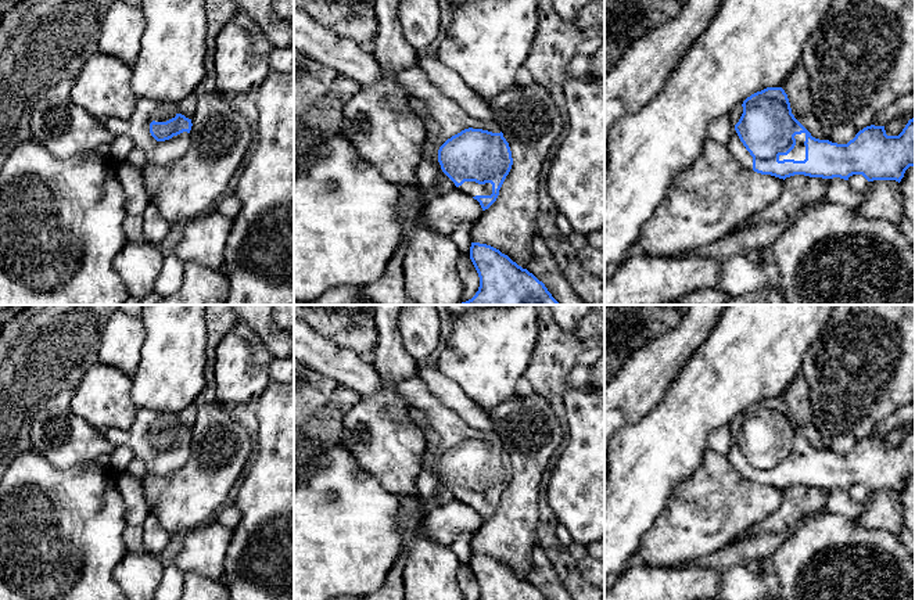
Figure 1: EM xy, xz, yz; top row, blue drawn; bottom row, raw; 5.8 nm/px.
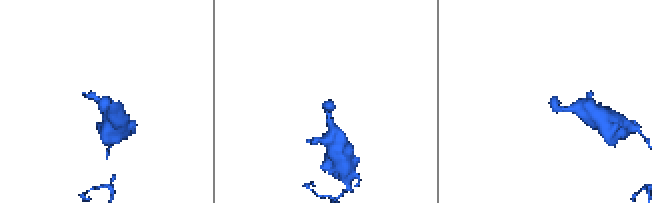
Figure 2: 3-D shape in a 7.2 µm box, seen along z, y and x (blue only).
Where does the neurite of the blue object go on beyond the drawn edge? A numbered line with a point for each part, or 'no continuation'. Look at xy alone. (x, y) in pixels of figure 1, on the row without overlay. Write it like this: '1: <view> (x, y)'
1: xy (136, 438)

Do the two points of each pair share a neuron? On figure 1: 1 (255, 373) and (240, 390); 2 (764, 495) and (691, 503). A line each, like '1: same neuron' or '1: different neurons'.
1: same neuron
2: same neuron

